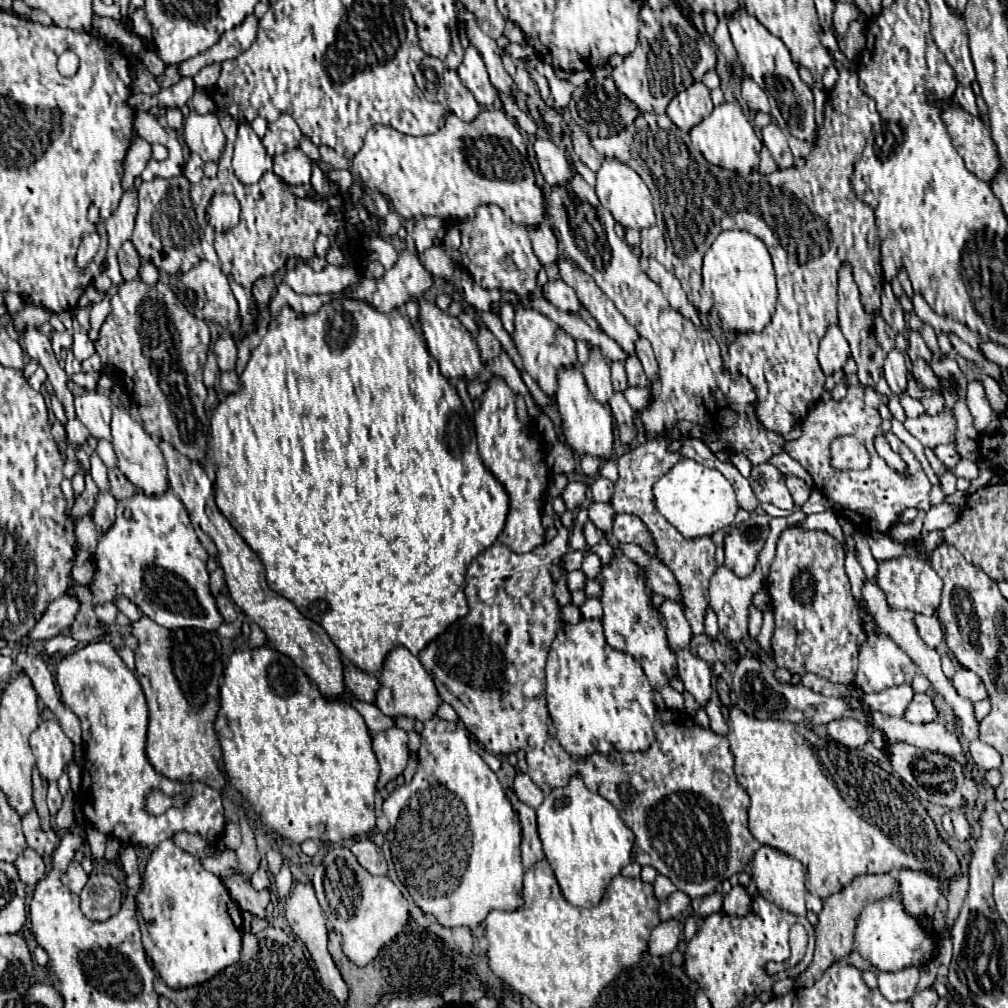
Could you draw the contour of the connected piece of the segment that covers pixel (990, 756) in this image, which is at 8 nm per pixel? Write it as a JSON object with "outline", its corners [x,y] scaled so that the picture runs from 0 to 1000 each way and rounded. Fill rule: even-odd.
{"outline":[[[970,733],[962,735],[960,749],[962,749],[964,759],[970,763],[984,763],[984,761],[990,761],[990,757],[994,755],[994,751],[990,749],[990,745],[986,745],[986,741],[982,741]]]}

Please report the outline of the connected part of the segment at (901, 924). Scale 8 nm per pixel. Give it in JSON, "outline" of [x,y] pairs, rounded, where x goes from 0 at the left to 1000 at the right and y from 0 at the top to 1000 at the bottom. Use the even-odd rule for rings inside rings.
{"outline":[[[875,892],[857,900],[851,912],[847,939],[871,963],[893,963],[903,957],[919,957],[927,949],[929,930],[917,924],[907,910],[897,906],[893,892]]]}

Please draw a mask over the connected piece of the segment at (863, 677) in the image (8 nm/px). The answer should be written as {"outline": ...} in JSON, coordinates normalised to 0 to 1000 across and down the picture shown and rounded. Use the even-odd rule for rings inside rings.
{"outline":[[[877,626],[861,628],[851,654],[847,680],[861,688],[905,678],[909,670],[907,656]]]}

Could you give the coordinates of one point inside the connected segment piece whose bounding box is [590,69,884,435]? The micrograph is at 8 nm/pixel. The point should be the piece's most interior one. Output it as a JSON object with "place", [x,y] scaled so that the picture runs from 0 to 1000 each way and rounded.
{"place":[805,219]}

